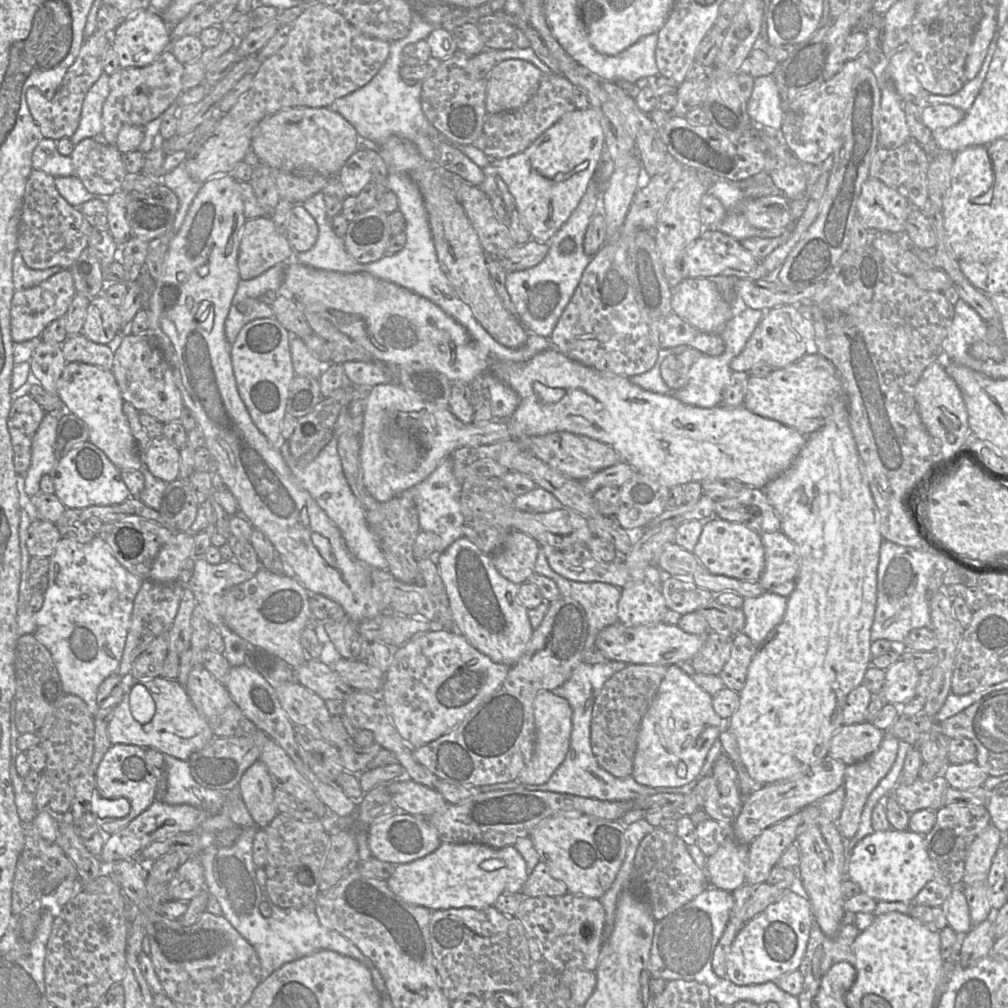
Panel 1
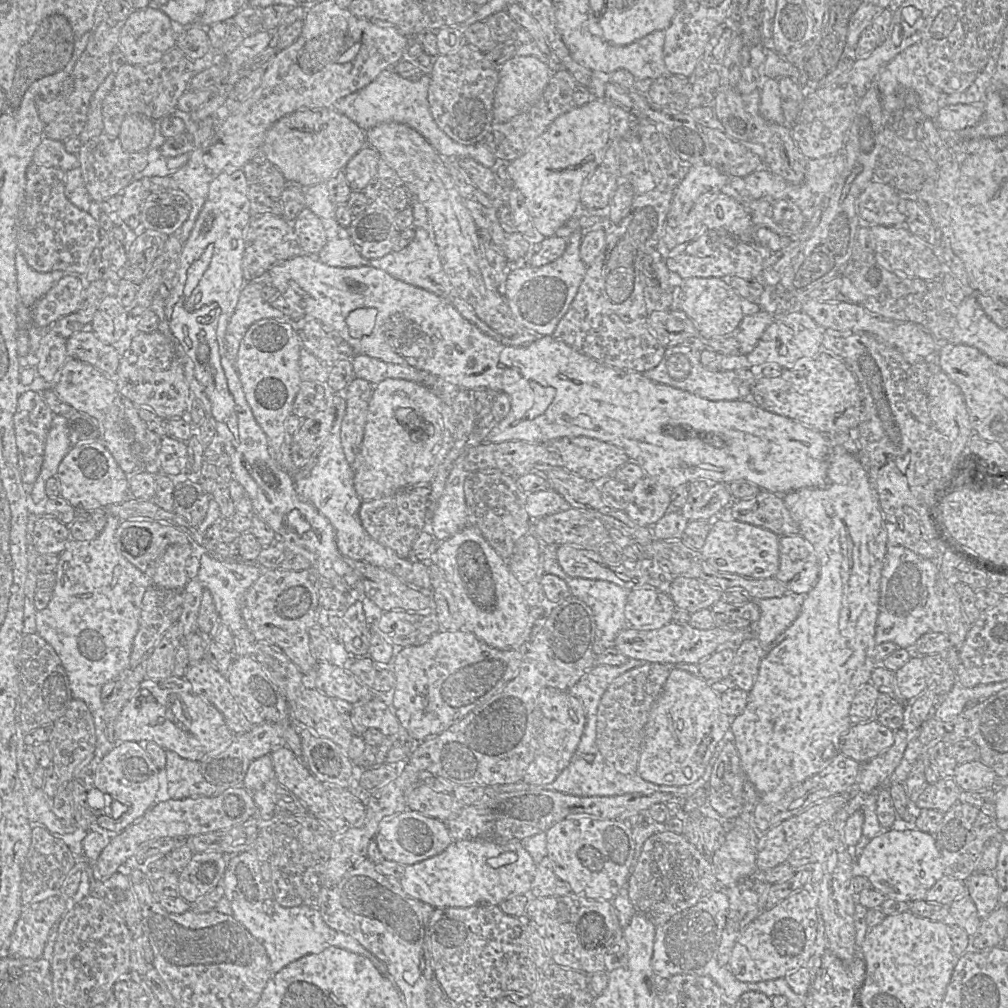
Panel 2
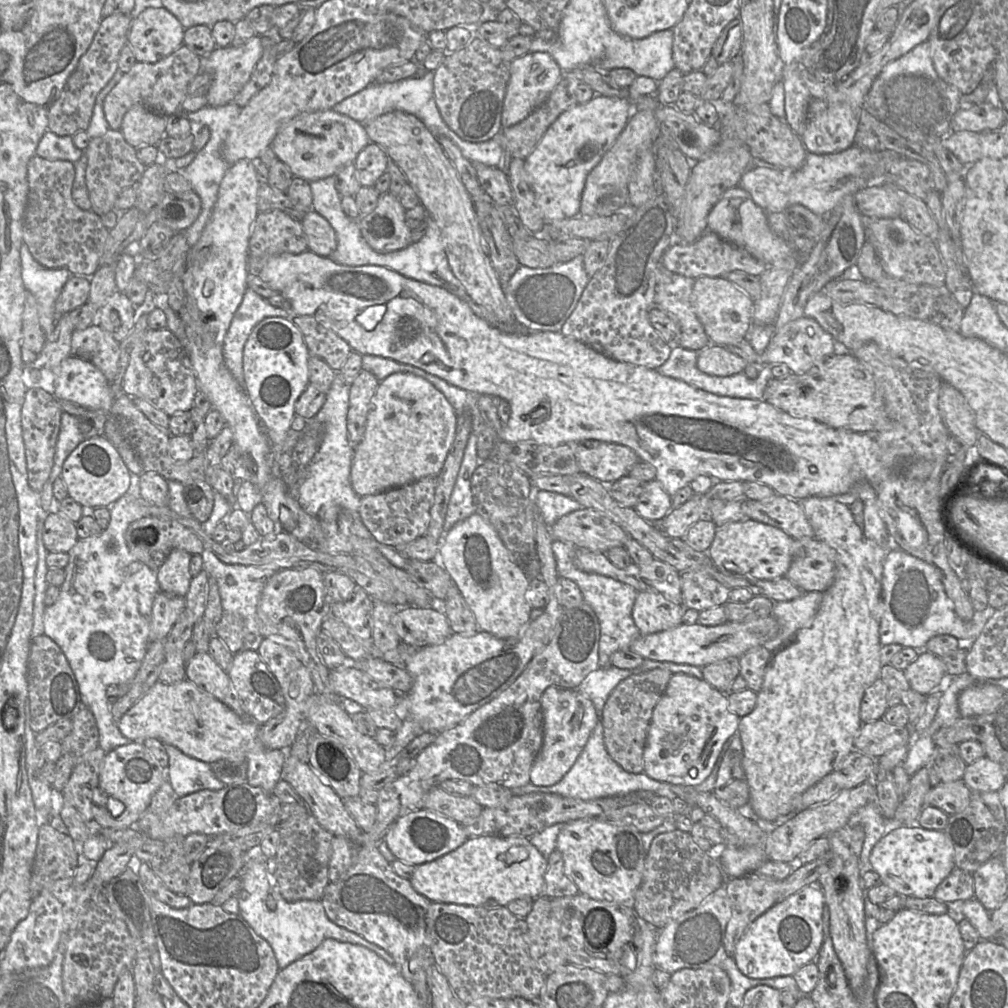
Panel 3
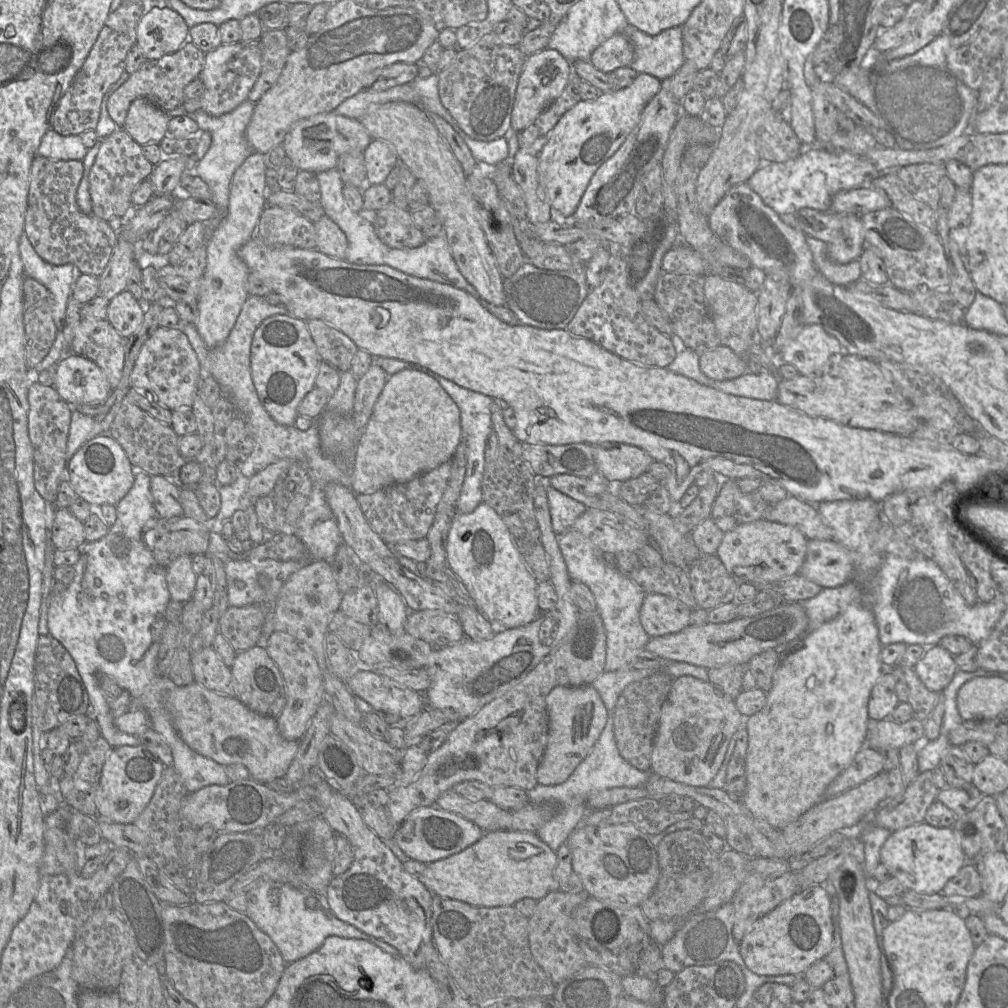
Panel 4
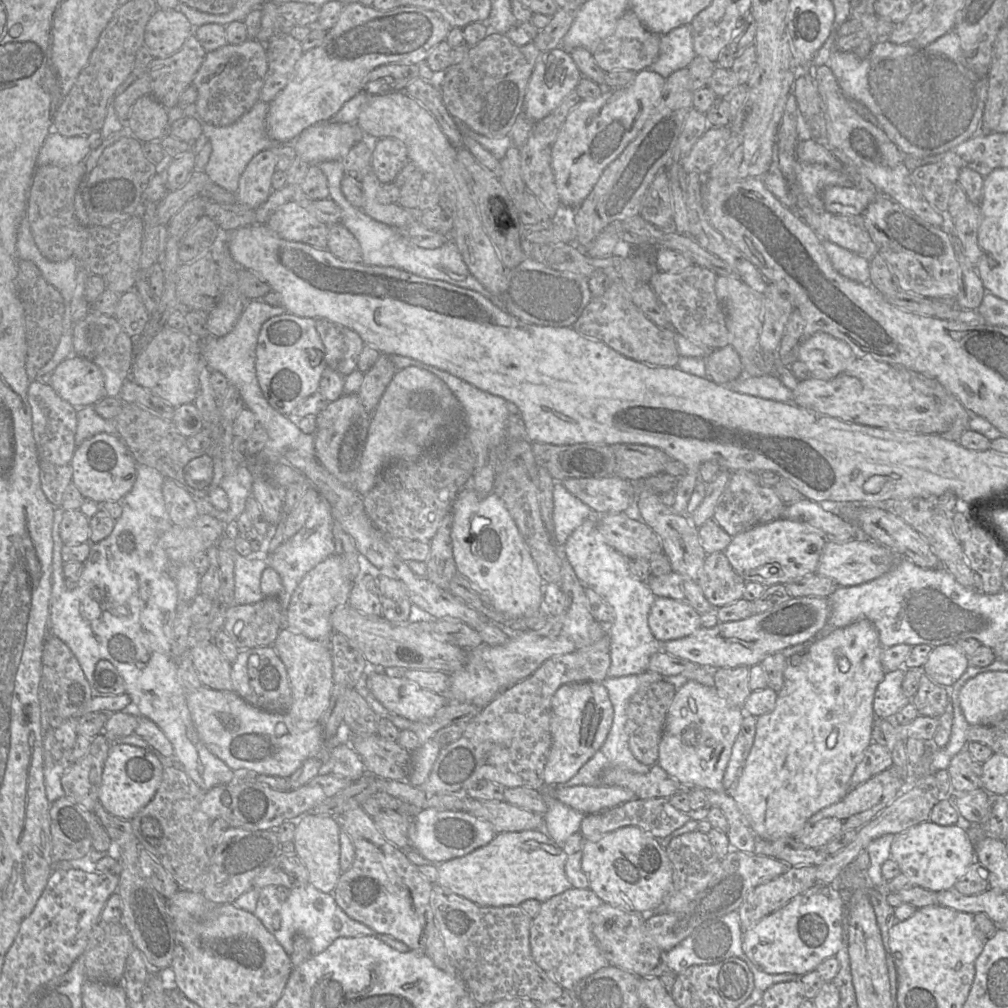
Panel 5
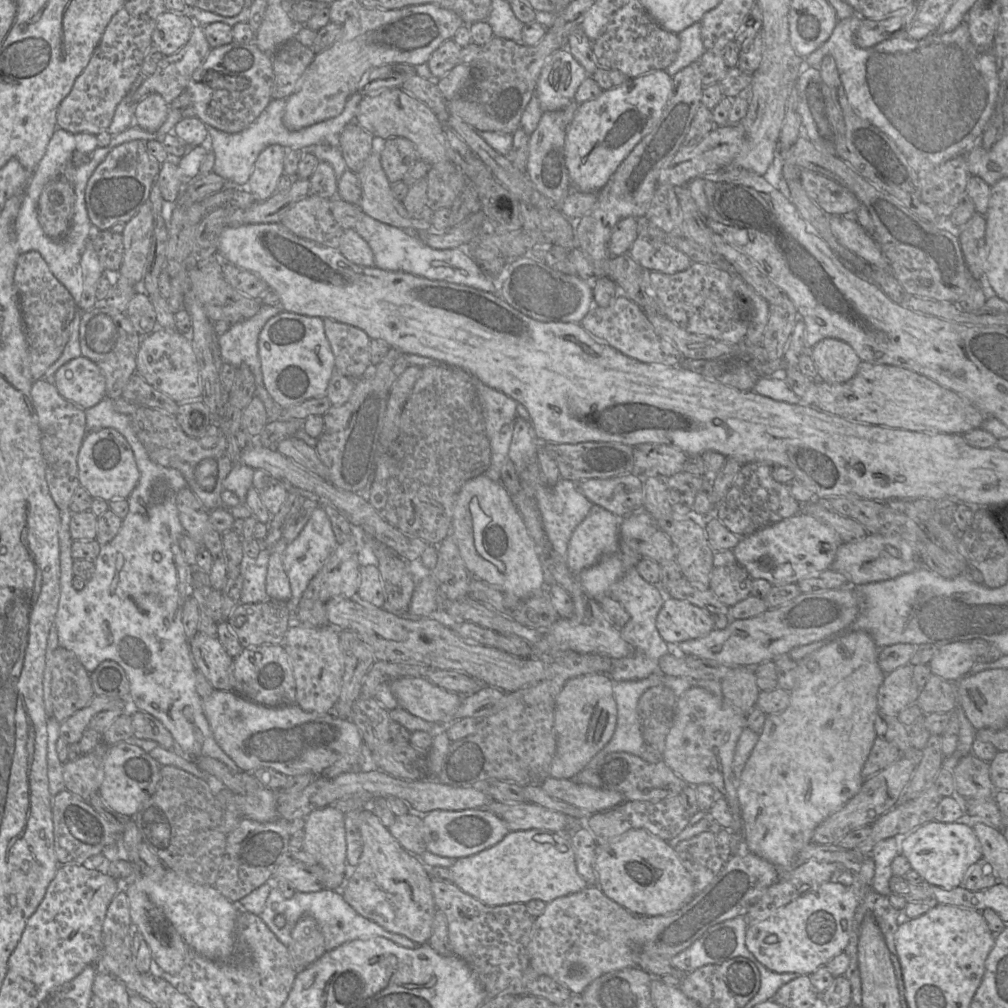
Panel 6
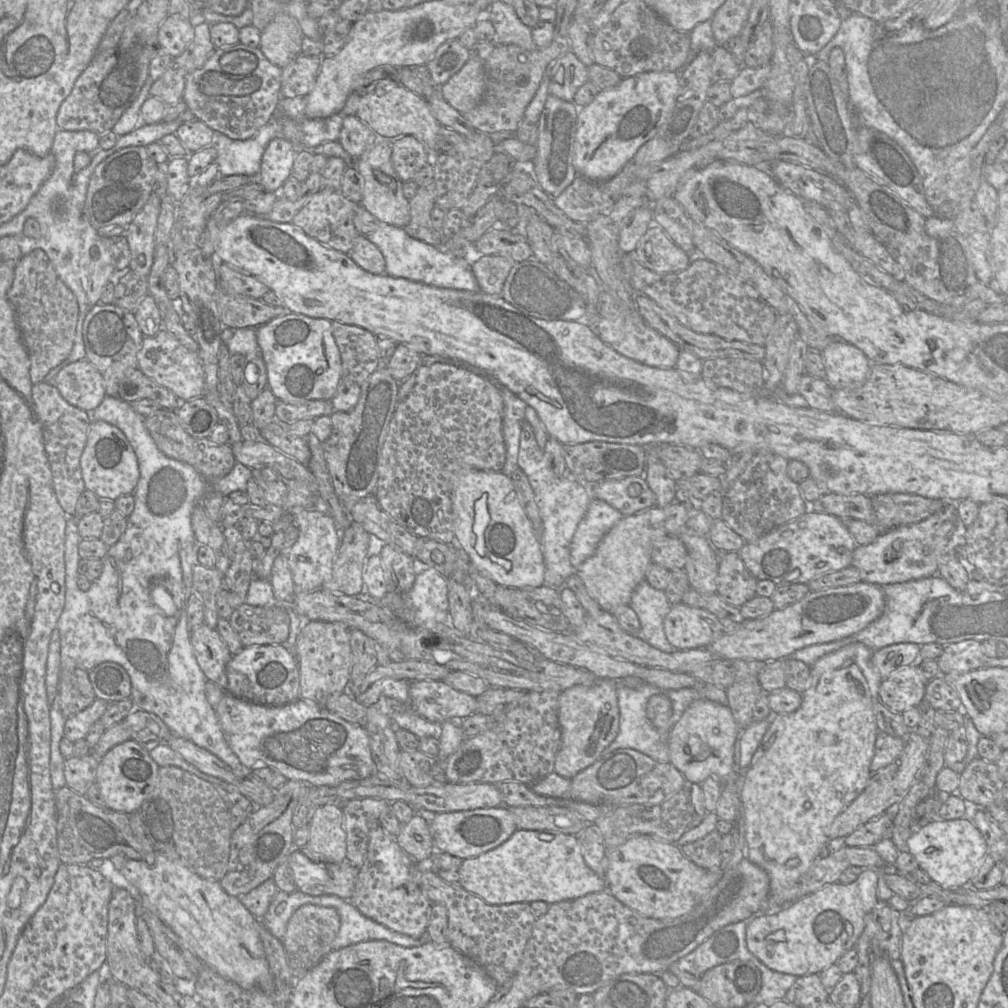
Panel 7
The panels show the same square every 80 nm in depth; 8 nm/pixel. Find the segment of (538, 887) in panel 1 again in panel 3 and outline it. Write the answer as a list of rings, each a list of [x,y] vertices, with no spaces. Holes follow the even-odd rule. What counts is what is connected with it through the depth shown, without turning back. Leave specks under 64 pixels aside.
[[[555,849],[547,857],[547,862],[542,895],[546,897],[563,897],[579,894],[577,885],[564,873],[564,860],[561,852]]]

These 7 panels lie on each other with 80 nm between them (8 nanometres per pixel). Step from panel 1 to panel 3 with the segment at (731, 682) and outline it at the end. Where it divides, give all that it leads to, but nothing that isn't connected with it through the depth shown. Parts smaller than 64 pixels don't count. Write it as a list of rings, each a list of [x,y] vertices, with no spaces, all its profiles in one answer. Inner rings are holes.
[[[758,645],[749,649],[739,658],[740,676],[745,679],[747,687],[756,693],[762,687],[771,653],[764,646]]]

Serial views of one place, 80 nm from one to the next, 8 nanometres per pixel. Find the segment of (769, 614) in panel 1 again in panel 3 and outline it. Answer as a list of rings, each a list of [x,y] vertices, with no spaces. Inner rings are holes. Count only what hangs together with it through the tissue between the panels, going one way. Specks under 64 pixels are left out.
[[[823,592],[803,593],[789,601],[775,601],[771,614],[777,619],[780,630],[773,639],[763,646],[773,652],[789,640],[799,629],[809,627],[820,607]]]

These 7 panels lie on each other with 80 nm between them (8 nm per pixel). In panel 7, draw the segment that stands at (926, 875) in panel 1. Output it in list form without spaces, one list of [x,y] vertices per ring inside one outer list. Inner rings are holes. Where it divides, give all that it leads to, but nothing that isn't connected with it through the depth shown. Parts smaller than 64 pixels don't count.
[[[937,818],[917,825],[907,841],[907,852],[915,857],[919,868],[924,870],[933,882],[943,888],[958,888],[969,885],[988,854],[988,848],[972,820]]]

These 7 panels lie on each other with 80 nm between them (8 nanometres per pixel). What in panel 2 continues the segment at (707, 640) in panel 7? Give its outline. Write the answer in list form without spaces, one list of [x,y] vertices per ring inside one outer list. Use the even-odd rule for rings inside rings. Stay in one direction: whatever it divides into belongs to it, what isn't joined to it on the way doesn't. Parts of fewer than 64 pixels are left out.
[[[649,588],[629,590],[624,608],[628,626],[654,630],[672,621],[676,605],[669,594]]]

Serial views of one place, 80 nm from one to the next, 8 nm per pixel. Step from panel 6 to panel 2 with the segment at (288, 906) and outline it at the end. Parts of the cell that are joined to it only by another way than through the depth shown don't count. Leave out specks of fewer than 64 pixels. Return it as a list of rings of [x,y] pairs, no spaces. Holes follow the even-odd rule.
[[[255,848],[228,856],[227,867],[222,878],[224,897],[230,902],[232,916],[236,918],[266,949],[270,959],[272,975],[308,954],[319,953],[330,946],[346,949],[370,959],[370,952],[356,939],[329,927],[317,907],[300,905],[283,907],[275,898],[271,899],[274,913],[267,915],[263,910],[266,899],[266,883],[261,875],[261,862]]]

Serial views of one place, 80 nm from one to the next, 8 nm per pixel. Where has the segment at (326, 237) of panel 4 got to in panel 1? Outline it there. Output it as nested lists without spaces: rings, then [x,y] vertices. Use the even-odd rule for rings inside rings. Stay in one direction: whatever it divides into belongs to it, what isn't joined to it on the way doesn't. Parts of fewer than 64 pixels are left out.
[[[301,204],[293,206],[281,230],[295,253],[310,250],[319,233],[316,221]]]

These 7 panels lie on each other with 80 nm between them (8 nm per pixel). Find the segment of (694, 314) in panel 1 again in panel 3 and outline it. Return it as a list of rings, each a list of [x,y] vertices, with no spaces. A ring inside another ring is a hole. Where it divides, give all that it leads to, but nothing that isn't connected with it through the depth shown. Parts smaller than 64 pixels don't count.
[[[701,276],[696,278],[691,303],[712,343],[728,346],[746,338],[752,326],[754,300],[726,277]]]

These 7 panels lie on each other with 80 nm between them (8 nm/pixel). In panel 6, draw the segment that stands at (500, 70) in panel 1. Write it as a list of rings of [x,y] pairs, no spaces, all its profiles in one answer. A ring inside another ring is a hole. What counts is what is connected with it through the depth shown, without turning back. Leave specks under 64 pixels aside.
[[[567,48],[552,53],[541,70],[534,93],[542,112],[564,109],[575,100],[578,87],[588,76]]]

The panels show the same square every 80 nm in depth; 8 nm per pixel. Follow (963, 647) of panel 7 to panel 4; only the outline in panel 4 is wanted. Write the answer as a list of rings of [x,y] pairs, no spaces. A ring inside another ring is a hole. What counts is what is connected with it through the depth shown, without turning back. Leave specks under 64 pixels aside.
[[[939,645],[927,648],[913,669],[925,687],[933,692],[943,692],[958,671],[954,656]]]

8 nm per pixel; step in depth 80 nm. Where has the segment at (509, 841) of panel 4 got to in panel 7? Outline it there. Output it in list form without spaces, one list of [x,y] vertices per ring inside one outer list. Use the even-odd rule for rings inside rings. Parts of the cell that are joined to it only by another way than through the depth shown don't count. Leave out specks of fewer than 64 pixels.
[[[517,829],[501,845],[478,856],[463,859],[457,872],[460,874],[460,885],[466,891],[481,897],[491,905],[531,903],[538,900],[553,904],[607,890],[606,880],[585,863],[577,836],[552,830]]]

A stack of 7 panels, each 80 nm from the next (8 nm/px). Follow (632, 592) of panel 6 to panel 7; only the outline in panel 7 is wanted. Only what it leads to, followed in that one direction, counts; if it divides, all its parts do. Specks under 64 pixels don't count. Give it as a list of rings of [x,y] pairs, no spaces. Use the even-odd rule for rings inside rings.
[[[646,579],[636,586],[630,600],[641,624],[635,636],[666,653],[676,650],[664,632],[664,618],[671,606],[665,590],[654,588]]]

